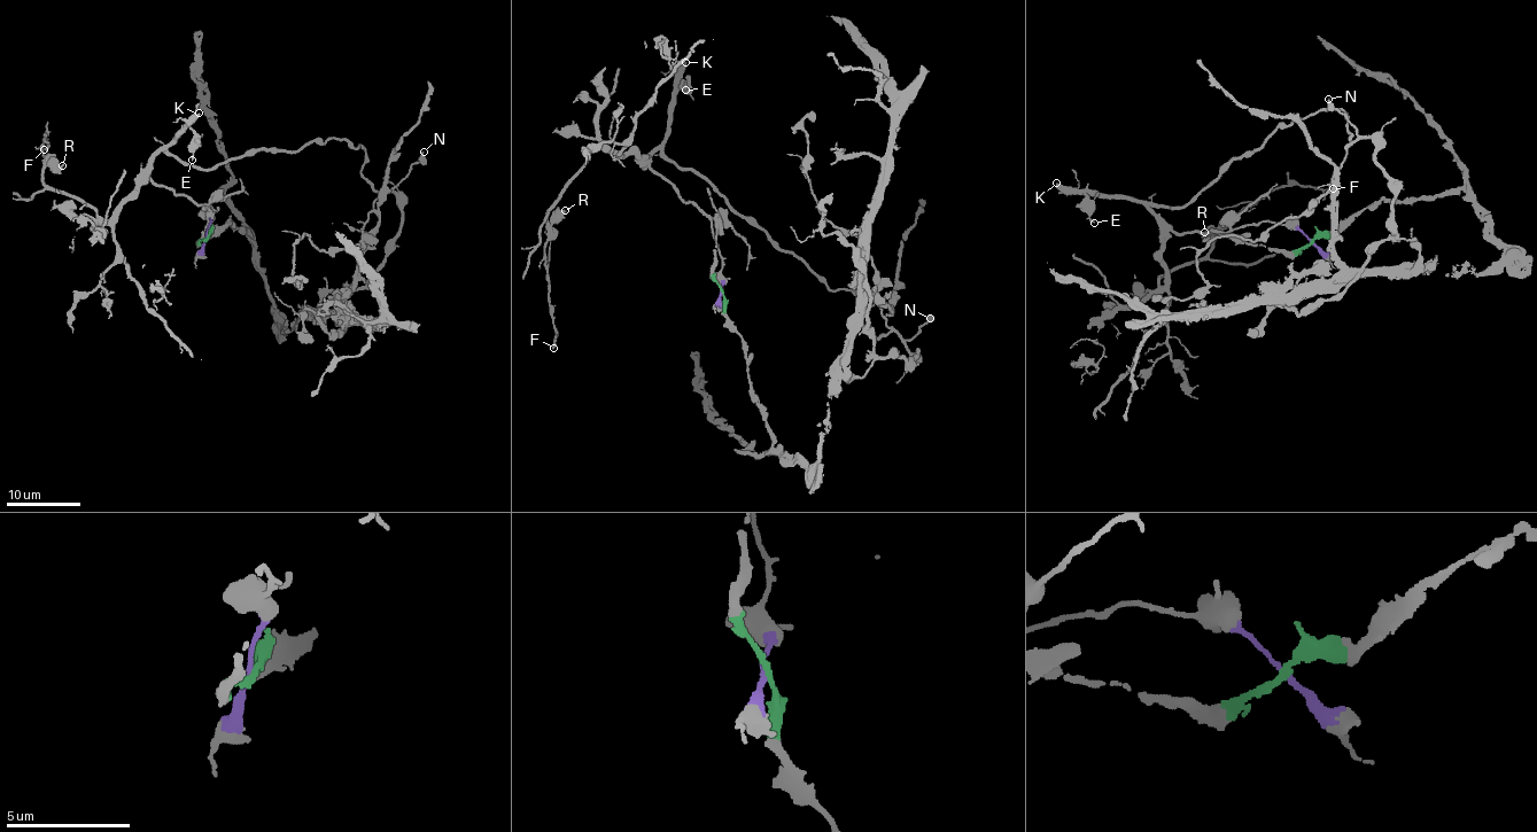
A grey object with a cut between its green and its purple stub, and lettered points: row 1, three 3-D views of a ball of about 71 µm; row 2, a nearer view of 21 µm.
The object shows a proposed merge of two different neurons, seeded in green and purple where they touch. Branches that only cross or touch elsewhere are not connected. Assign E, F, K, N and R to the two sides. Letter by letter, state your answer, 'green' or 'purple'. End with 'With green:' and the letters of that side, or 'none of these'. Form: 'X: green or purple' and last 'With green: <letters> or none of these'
E: purple
F: purple
K: purple
N: purple
R: purple
With green: none of these

